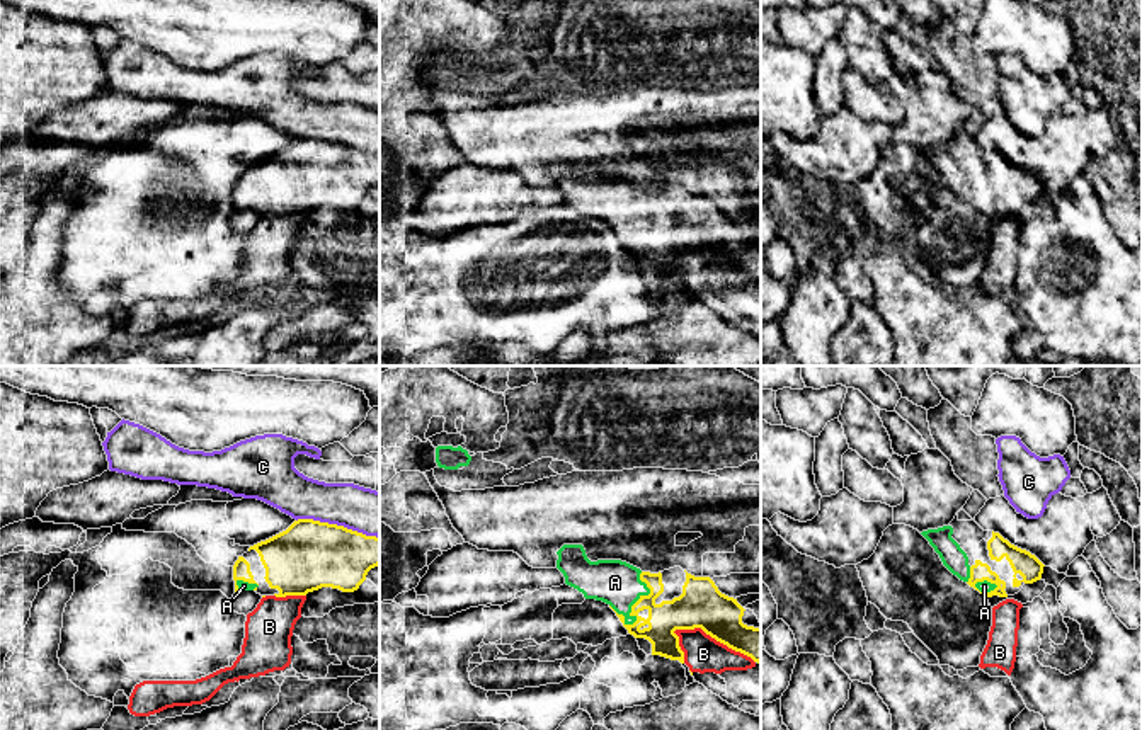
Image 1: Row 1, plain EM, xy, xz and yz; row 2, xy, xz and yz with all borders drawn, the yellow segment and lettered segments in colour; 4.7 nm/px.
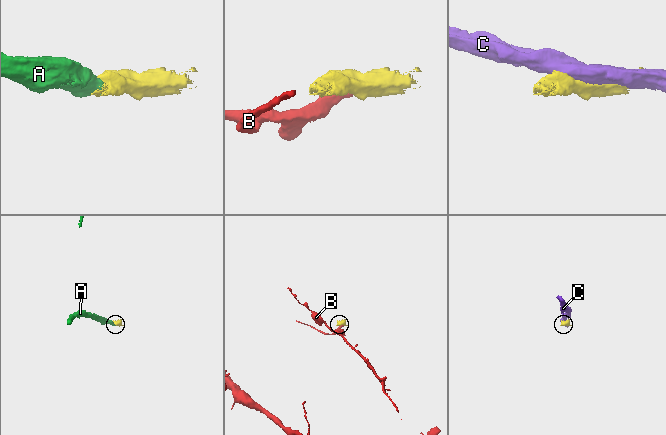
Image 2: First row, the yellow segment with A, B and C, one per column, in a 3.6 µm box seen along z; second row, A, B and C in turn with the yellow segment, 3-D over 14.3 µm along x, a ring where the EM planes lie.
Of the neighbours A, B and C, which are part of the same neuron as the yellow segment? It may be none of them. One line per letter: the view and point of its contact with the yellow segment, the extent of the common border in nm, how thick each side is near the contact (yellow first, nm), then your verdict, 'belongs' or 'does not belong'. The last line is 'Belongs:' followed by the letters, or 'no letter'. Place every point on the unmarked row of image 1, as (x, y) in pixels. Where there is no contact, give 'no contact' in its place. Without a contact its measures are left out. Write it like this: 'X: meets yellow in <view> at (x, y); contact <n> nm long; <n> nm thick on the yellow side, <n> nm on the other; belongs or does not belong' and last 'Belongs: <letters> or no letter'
A: meets yellow in xz at (639, 218); contact 260 nm long; 170 nm thick on the yellow side, 220 nm on the other; belongs
B: meets yellow in xz at (713, 256); contact 420 nm long; 220 nm thick on the yellow side, 180 nm on the other; does not belong
C: meets yellow in xy at (336, 143); contact 400 nm long; 320 nm thick on the yellow side, 220 nm on the other; does not belong
Belongs: A

